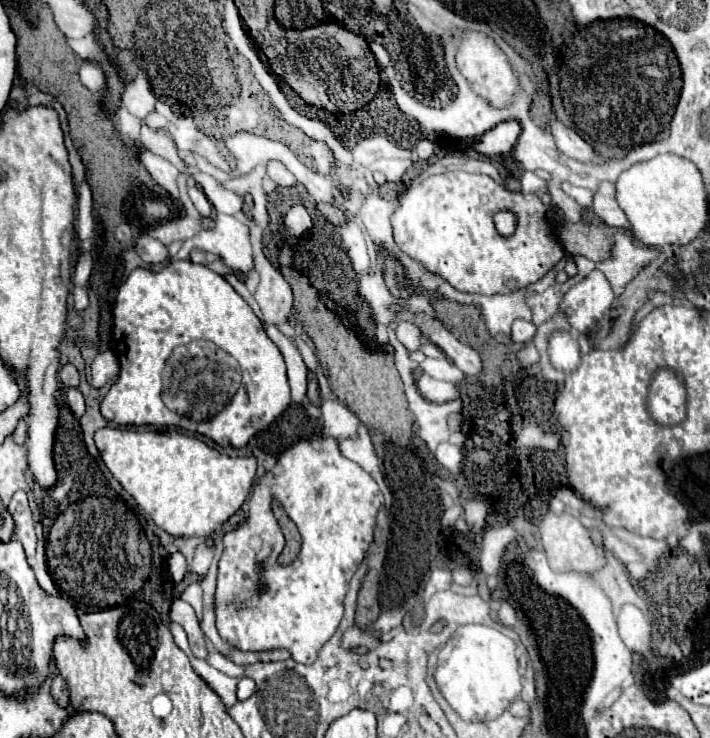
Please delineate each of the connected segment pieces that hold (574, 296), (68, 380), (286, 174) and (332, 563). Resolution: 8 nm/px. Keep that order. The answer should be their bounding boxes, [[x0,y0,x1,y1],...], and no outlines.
[[562,272,614,332],[60,364,80,386],[268,160,296,186],[216,440,384,664]]

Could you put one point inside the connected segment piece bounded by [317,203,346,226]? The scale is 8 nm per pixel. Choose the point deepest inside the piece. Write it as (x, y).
(333, 213)

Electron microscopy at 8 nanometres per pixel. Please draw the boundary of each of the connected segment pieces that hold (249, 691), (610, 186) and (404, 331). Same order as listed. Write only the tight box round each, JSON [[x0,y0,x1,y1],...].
[[238,678,254,702],[594,182,628,230],[396,322,422,352]]

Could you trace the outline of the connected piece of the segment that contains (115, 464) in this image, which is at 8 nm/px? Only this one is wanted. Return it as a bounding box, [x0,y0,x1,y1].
[94,428,256,536]

